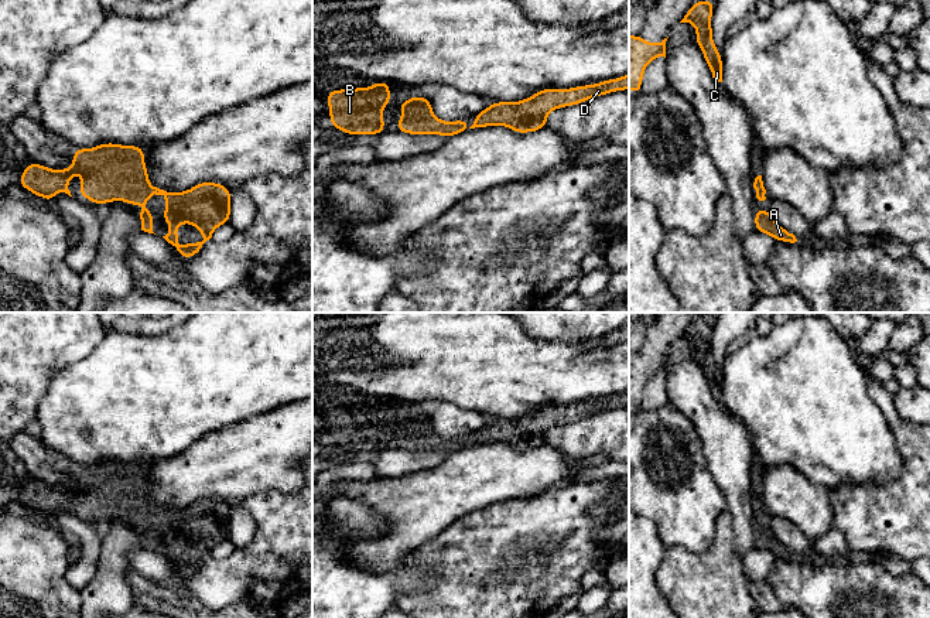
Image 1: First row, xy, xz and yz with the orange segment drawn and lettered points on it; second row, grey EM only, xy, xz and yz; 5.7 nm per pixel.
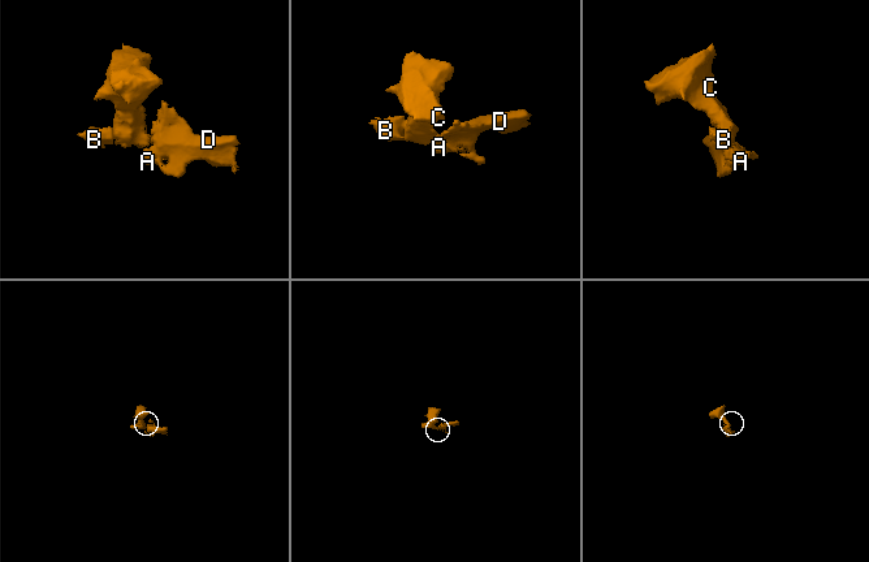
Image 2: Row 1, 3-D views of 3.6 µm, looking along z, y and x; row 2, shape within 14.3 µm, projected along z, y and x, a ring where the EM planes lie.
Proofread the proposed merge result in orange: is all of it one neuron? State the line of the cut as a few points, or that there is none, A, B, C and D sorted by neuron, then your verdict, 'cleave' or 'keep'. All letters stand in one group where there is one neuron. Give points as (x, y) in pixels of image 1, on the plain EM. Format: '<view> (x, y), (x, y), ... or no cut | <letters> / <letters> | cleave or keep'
no cut | A B C D | keep

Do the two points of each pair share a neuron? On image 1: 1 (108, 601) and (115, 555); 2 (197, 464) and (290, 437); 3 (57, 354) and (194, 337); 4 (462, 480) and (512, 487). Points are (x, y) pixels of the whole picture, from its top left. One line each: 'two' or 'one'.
1: one
2: one
3: two
4: one

